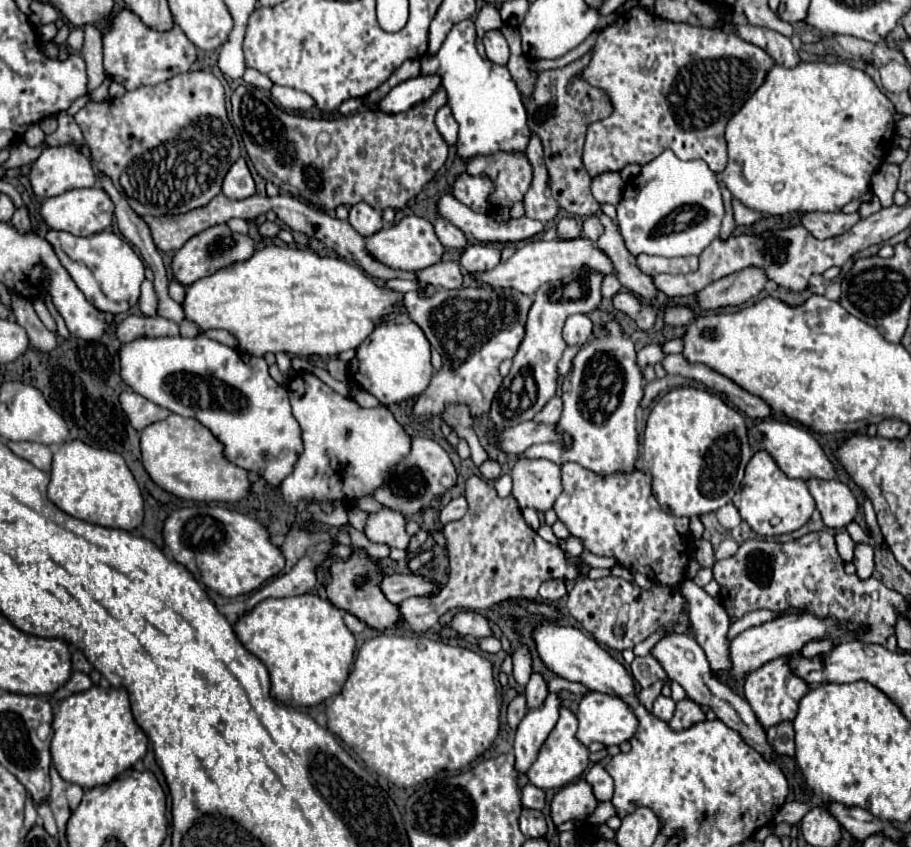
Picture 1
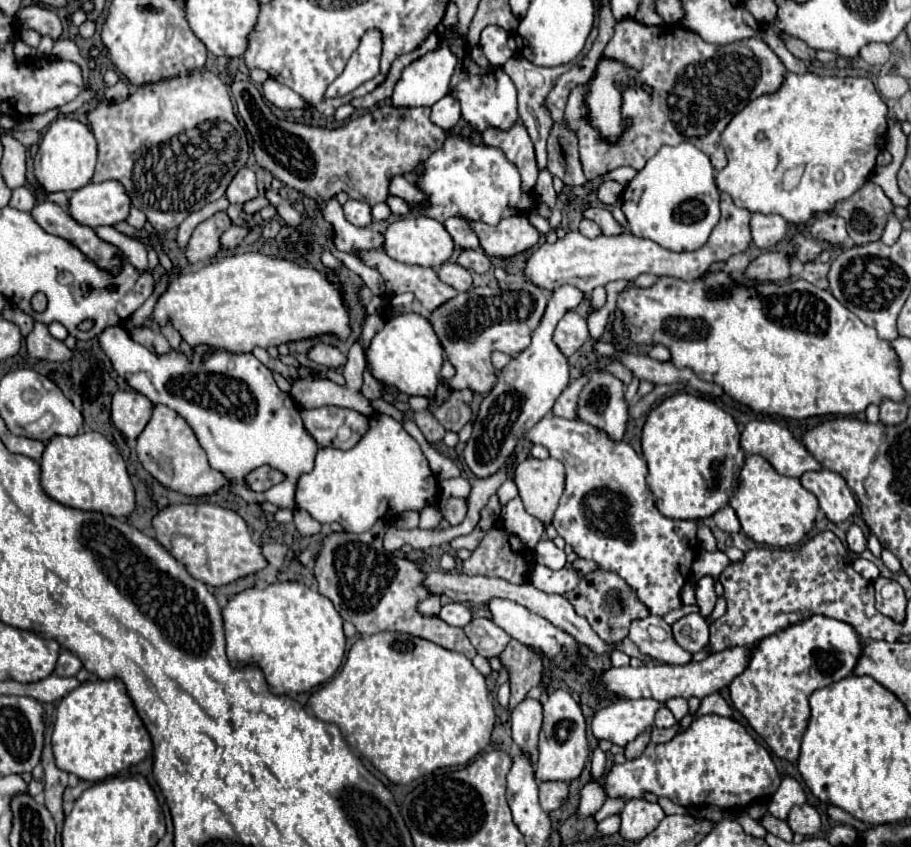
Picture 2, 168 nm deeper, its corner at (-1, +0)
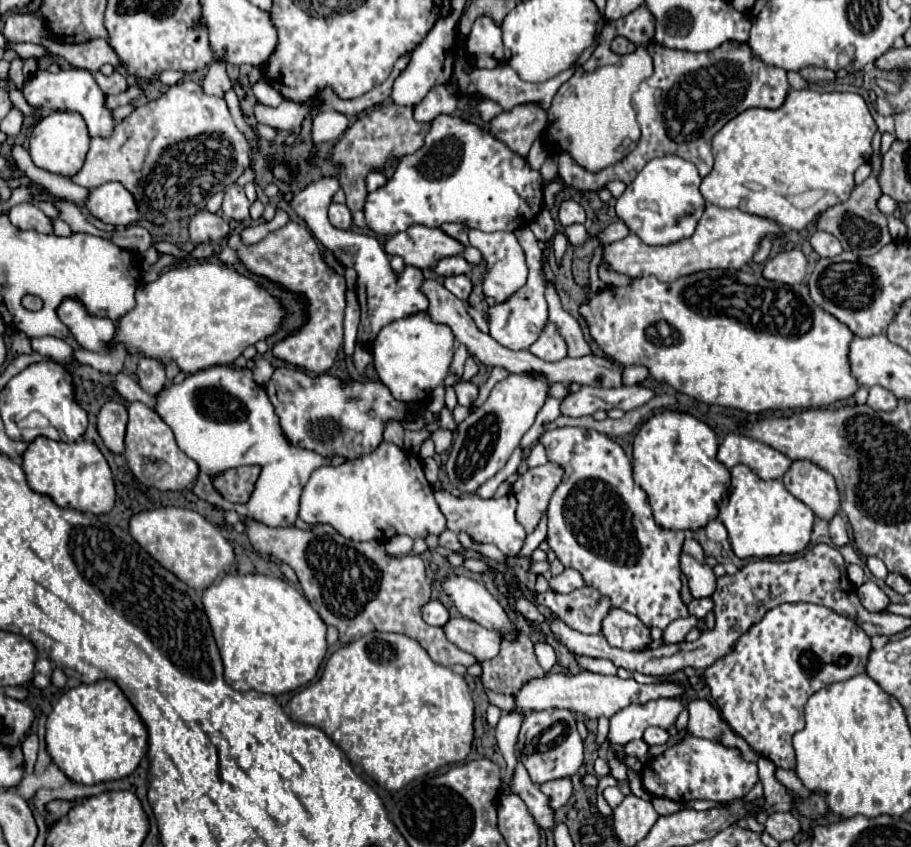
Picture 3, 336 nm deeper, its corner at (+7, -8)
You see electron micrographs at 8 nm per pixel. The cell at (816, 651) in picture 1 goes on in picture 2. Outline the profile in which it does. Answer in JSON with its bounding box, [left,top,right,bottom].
[729,616,863,762]

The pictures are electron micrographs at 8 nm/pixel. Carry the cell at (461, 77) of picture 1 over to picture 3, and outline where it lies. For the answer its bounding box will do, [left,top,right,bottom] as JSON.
[477,98,503,122]

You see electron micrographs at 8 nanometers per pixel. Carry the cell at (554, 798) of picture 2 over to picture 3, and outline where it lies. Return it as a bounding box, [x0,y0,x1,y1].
[539,778,573,810]

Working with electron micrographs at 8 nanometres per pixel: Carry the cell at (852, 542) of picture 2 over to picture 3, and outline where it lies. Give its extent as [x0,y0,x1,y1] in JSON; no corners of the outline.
[829,514,849,546]

